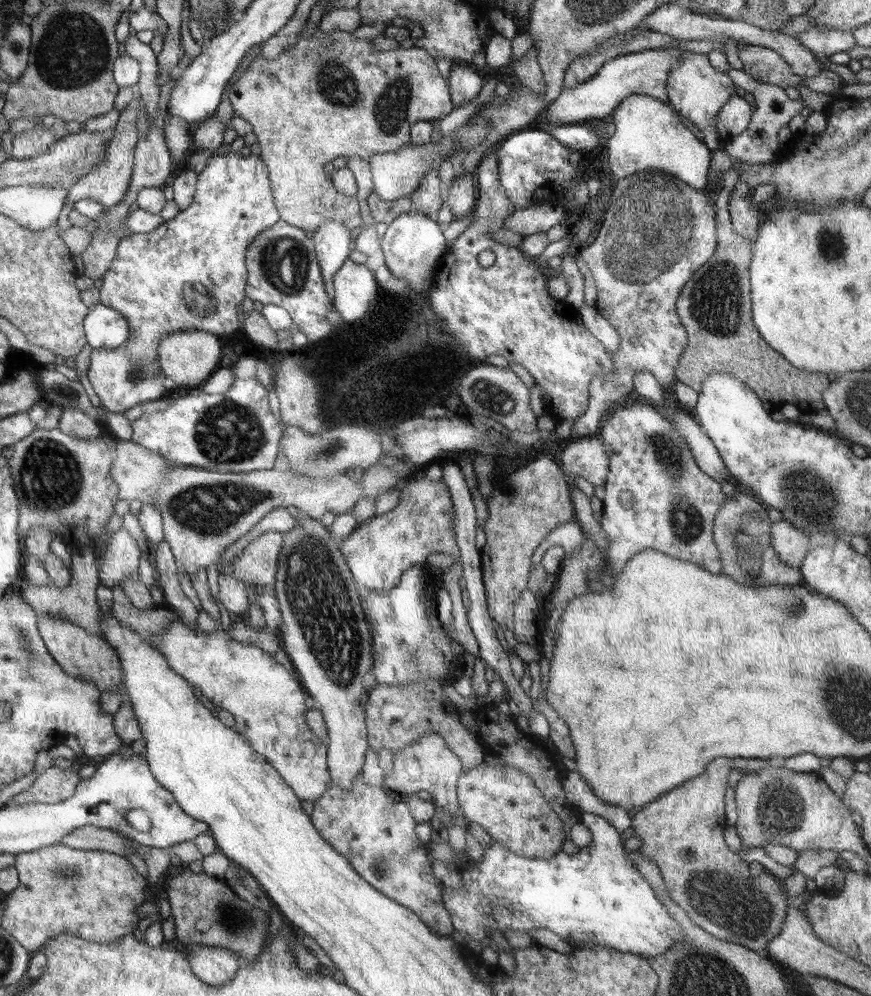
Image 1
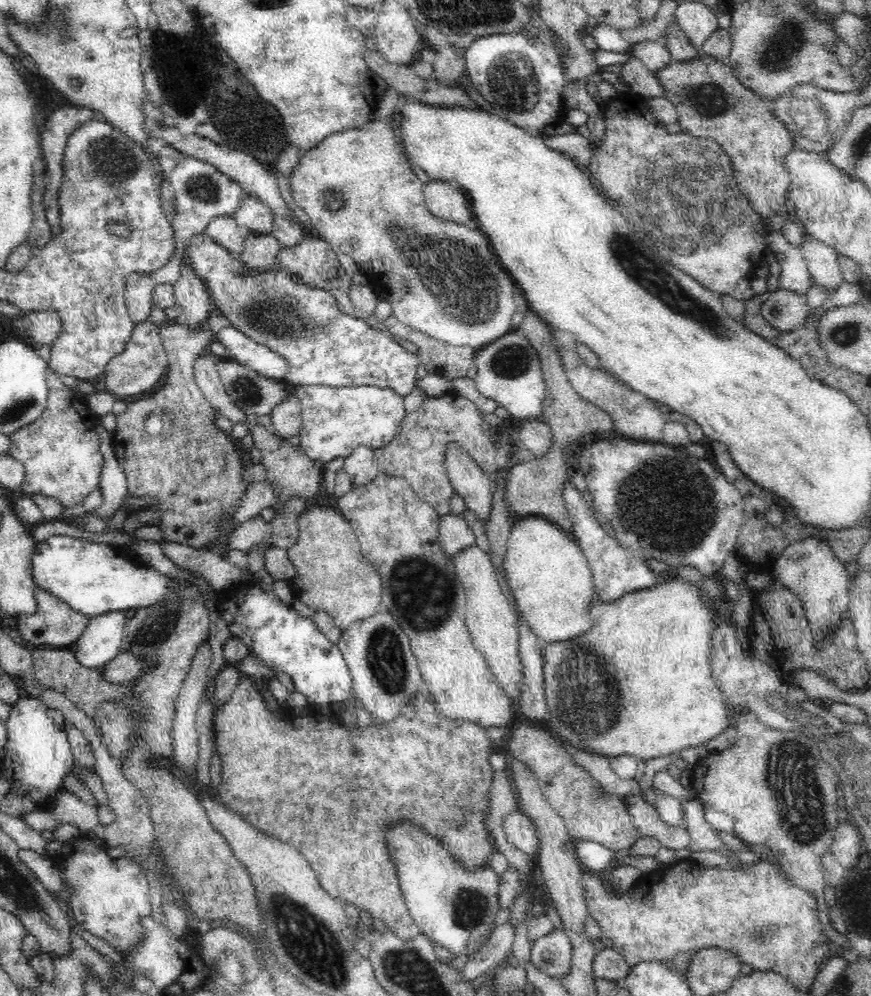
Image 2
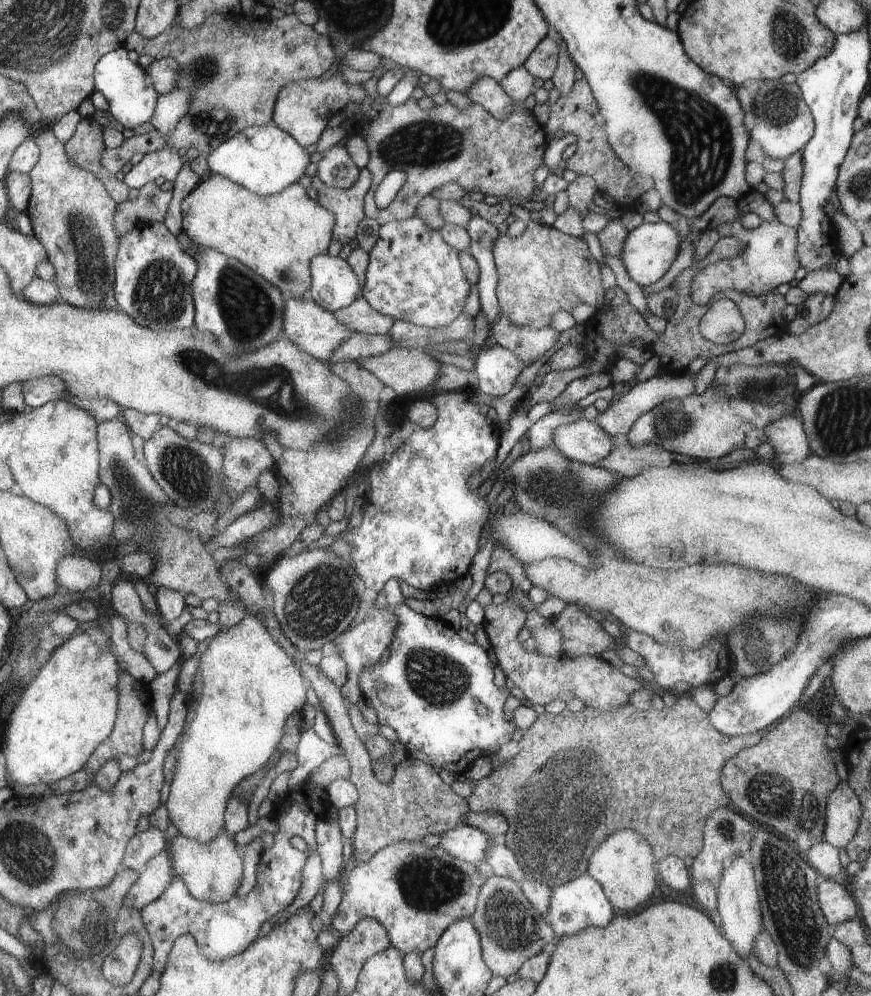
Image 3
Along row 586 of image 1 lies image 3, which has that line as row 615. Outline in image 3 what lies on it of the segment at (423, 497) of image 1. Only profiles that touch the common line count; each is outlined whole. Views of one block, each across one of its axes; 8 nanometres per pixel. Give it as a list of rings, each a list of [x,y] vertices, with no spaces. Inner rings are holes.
[[[369,608],[367,614],[363,612],[361,614],[361,622],[357,622],[355,626],[351,626],[351,630],[343,632],[339,638],[337,638],[337,650],[341,650],[341,658],[345,660],[347,664],[347,682],[341,686],[341,694],[343,698],[347,700],[347,704],[355,704],[359,698],[363,698],[361,690],[359,690],[359,674],[365,670],[365,668],[371,668],[383,654],[385,648],[391,646],[393,642],[393,632],[395,632],[395,614],[391,614],[389,610],[375,610]]]

